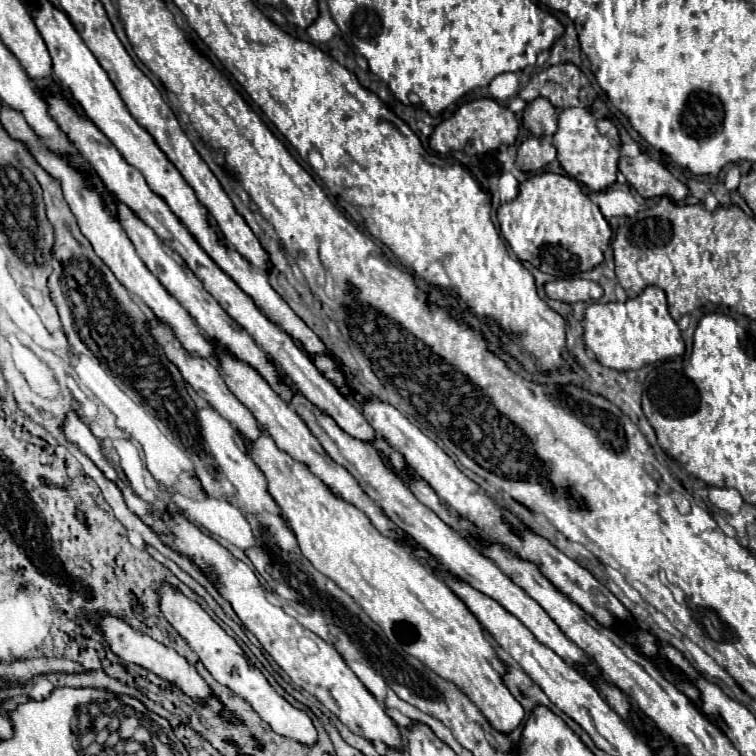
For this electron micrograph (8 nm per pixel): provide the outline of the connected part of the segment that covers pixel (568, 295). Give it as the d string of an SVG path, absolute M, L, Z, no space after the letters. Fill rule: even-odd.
M580 277L547 282L545 292L551 300L559 300L567 304L596 301L603 295L603 289L599 284Z

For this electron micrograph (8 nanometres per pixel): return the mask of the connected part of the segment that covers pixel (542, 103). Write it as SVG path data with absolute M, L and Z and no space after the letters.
M535 98L523 112L523 126L539 138L551 138L557 130L557 110L547 98Z

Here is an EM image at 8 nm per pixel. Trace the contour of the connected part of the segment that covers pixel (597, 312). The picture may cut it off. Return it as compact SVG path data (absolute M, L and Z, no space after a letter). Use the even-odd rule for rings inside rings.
M647 286L637 298L631 298L625 304L621 304L621 302L591 304L585 310L583 330L585 330L585 334L583 334L585 346L595 354L595 358L603 366L613 368L613 370L621 370L621 372L623 370L639 370L645 364L651 364L651 362L657 362L657 360L663 360L663 358L671 358L671 356L683 356L683 352L685 352L685 344L681 340L681 330L675 324L675 320L669 316L665 292L657 286Z

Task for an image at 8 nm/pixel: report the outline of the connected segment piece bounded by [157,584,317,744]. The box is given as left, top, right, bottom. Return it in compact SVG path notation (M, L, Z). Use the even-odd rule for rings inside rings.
M161 584L157 592L161 596L159 598L159 610L165 616L165 620L181 634L181 638L187 640L191 650L199 656L203 666L209 670L209 674L219 684L227 686L237 696L247 700L253 706L253 710L261 716L261 720L271 726L273 732L285 736L285 738L303 742L303 744L313 744L317 740L317 730L315 730L311 718L305 712L293 708L285 698L281 698L269 686L265 676L255 666L251 666L247 662L247 658L243 656L243 650L239 648L239 644L213 618L209 618L209 614L195 600L189 600L185 594L181 594L171 584Z

